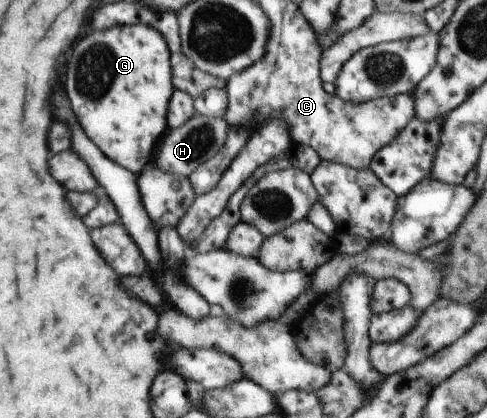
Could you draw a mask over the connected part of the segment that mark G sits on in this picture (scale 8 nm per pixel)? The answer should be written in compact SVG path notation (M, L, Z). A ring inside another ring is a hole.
M117 25L107 33L95 31L73 47L65 79L73 109L105 156L133 174L152 166L159 144L171 129L169 103L176 93L172 72L168 41L152 26Z

